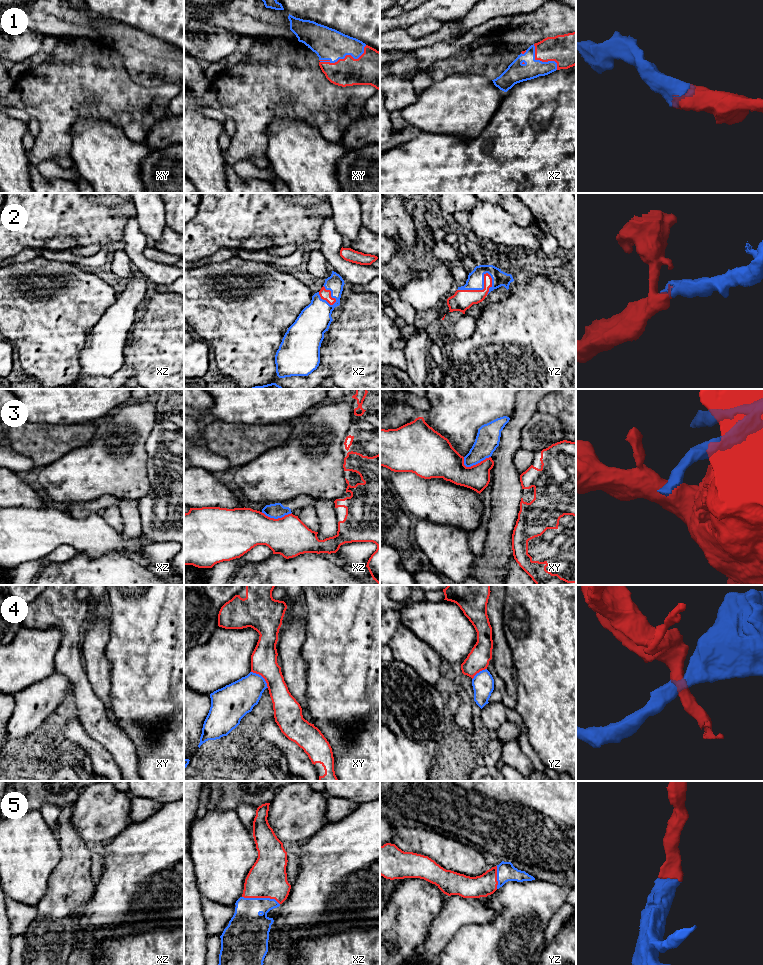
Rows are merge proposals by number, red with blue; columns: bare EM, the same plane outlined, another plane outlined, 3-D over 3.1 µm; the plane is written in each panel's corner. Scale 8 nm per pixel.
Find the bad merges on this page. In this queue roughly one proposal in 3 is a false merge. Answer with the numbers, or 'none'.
3, 4

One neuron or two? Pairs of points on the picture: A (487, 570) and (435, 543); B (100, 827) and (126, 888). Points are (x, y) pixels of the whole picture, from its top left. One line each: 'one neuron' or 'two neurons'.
A: two neurons
B: two neurons

